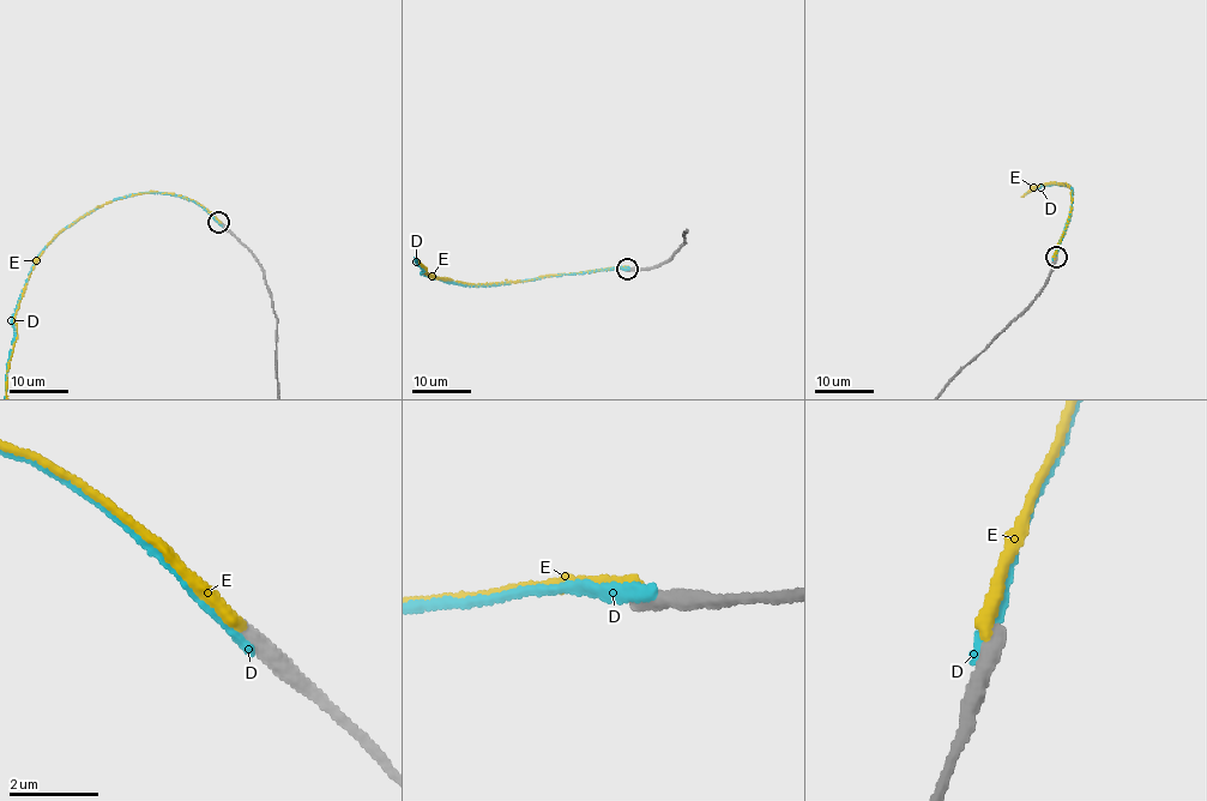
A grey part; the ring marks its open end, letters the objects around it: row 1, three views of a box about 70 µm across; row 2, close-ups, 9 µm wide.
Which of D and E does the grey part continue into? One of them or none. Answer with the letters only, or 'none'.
none

